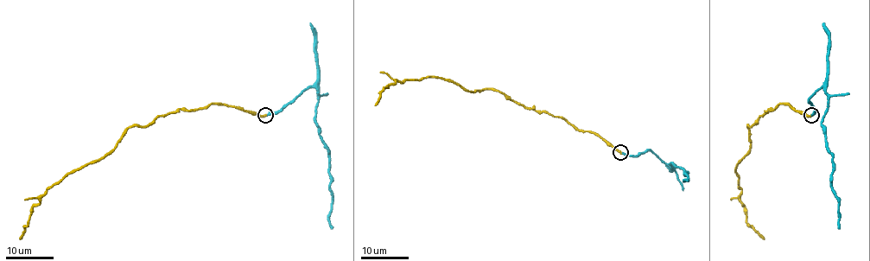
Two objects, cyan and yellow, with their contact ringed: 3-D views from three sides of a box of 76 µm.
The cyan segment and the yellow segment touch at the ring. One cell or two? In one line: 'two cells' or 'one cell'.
one cell

